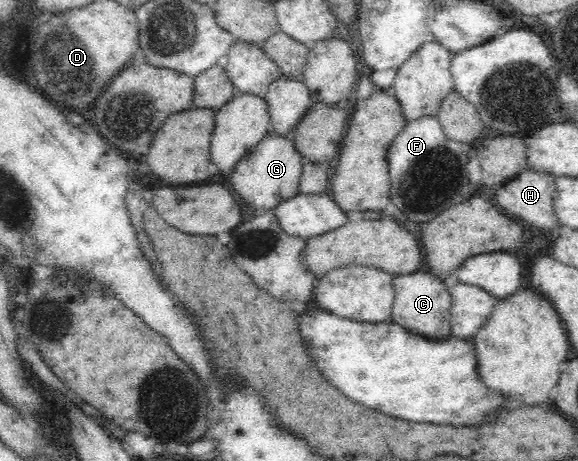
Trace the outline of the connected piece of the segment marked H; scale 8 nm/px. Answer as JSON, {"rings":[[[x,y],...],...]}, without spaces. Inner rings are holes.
{"rings":[[[529,167],[520,171],[514,179],[496,187],[496,201],[498,201],[499,207],[506,211],[506,215],[516,218],[522,224],[528,223],[530,227],[536,227],[542,231],[554,229],[556,225],[560,224],[552,203],[556,194],[555,179],[556,177],[550,173],[540,173]]]}

